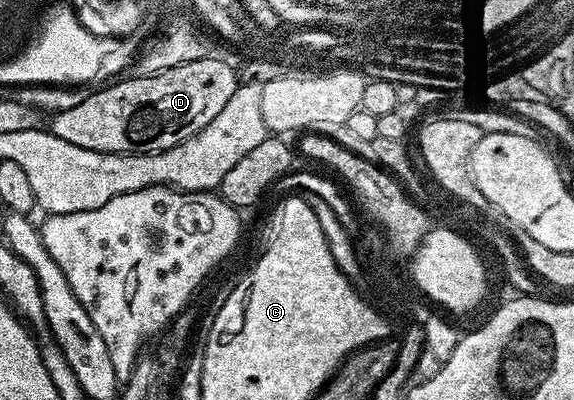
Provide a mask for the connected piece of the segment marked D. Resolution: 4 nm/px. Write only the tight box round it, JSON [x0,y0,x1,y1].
[50,55,237,153]

